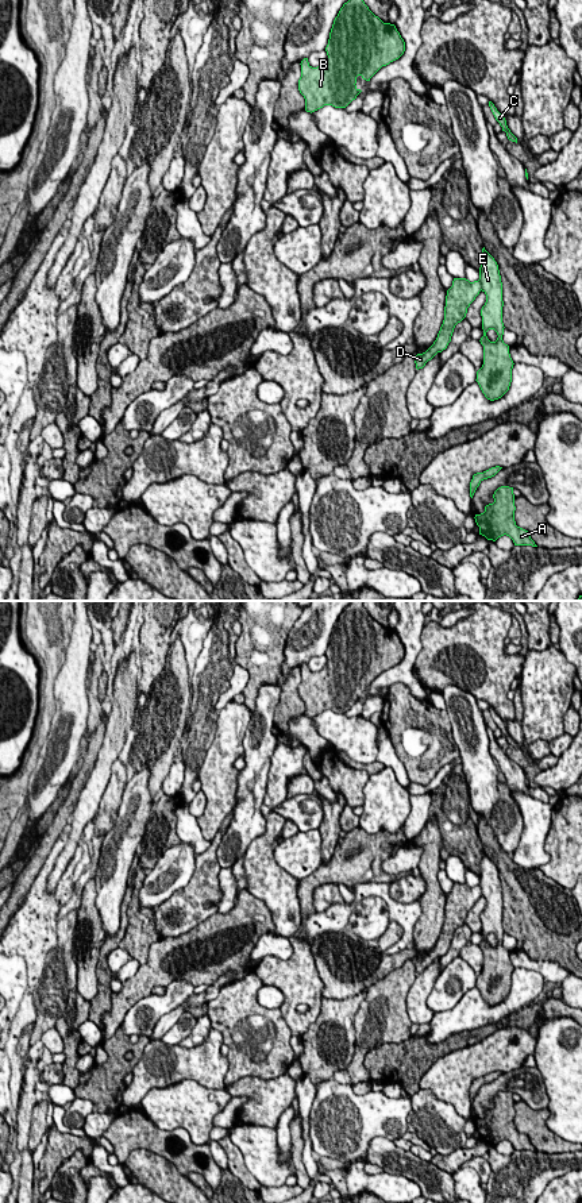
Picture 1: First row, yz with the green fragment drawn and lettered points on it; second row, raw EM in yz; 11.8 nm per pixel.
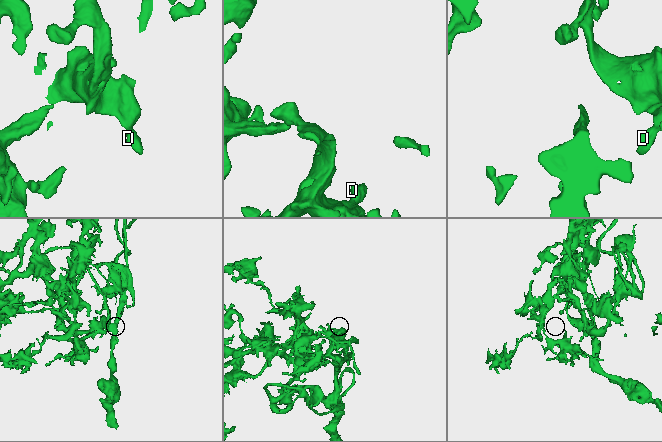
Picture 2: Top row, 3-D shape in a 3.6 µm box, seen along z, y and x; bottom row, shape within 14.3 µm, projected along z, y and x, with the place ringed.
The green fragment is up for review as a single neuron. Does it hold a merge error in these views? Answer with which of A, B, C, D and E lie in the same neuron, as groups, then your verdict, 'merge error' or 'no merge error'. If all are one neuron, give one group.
groups A E / B C D; merge error

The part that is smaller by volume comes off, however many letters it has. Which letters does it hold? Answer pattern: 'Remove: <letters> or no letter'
Remove: A, E

